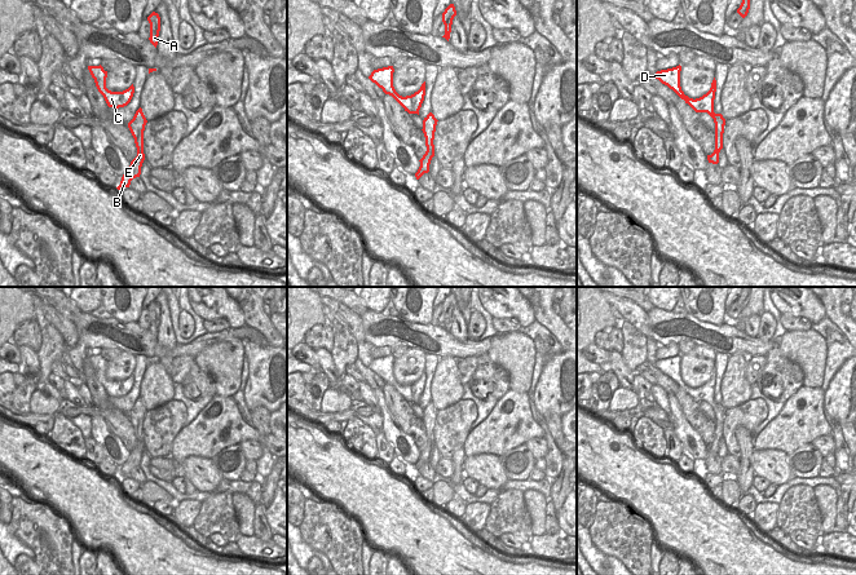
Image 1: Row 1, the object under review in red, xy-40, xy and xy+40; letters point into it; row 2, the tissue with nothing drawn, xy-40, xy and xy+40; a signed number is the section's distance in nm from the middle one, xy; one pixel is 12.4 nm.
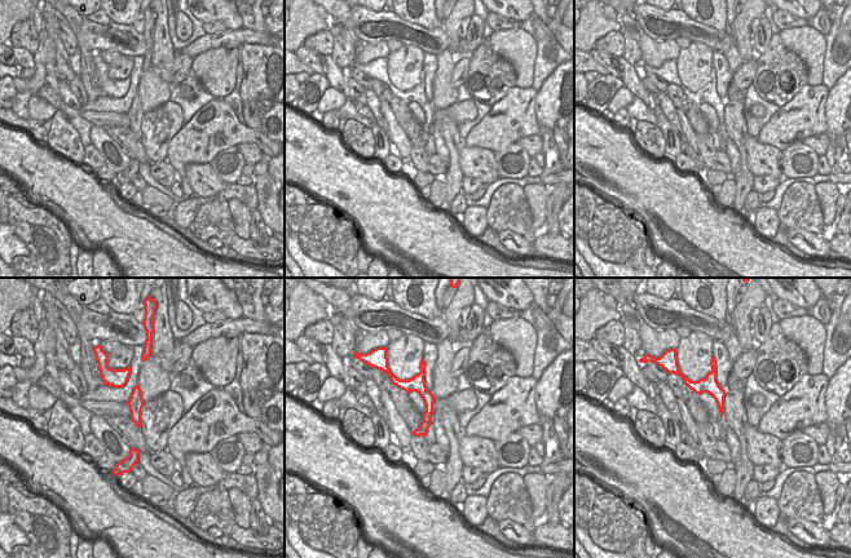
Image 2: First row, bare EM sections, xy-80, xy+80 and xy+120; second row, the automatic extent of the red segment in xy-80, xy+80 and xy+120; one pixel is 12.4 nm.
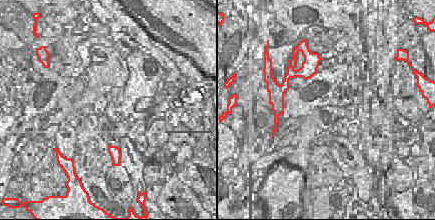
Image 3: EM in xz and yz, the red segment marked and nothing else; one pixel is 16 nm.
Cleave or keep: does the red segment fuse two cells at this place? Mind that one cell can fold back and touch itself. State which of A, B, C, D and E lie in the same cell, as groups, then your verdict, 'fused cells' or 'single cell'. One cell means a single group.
A B E / C D; fused cells

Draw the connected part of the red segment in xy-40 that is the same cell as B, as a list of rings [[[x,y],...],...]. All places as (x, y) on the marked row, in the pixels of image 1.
[[[140,107],[133,119],[128,123],[128,128],[134,138],[137,147],[137,156],[131,162],[128,171],[123,174],[120,185],[116,187],[119,191],[124,187],[129,187],[131,181],[141,174],[141,167],[145,160],[144,154],[144,131],[147,120]]]

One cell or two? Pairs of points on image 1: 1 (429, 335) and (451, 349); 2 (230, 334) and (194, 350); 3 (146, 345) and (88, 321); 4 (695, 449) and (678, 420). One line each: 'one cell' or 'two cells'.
1: one cell
2: one cell
3: one cell
4: one cell

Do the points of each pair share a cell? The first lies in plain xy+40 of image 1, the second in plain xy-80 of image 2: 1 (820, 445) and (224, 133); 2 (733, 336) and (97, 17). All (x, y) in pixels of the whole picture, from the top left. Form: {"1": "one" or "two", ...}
{"1": "two", "2": "two"}

